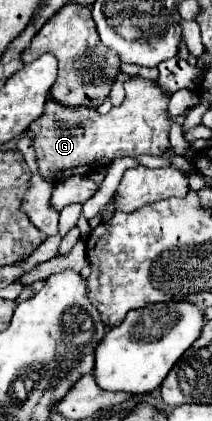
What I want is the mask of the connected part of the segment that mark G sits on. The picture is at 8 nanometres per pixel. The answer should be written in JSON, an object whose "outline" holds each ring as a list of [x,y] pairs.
{"outline":[[[130,78],[124,82],[126,98],[120,106],[108,114],[100,114],[96,108],[74,106],[68,108],[56,100],[48,100],[44,114],[30,124],[34,134],[36,164],[40,176],[48,182],[56,182],[58,174],[70,170],[72,174],[90,174],[94,168],[108,166],[118,156],[162,156],[168,150],[170,120],[166,116],[168,96],[156,82],[144,78]]]}

